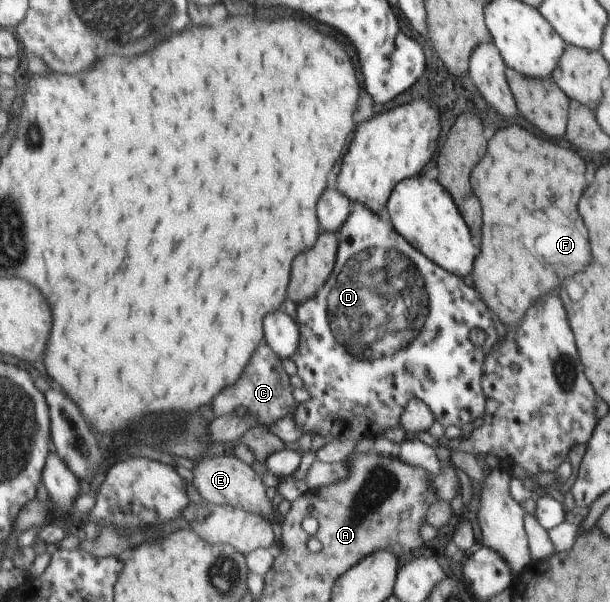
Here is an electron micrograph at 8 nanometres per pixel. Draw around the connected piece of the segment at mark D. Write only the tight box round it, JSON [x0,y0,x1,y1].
[291,202,496,443]

